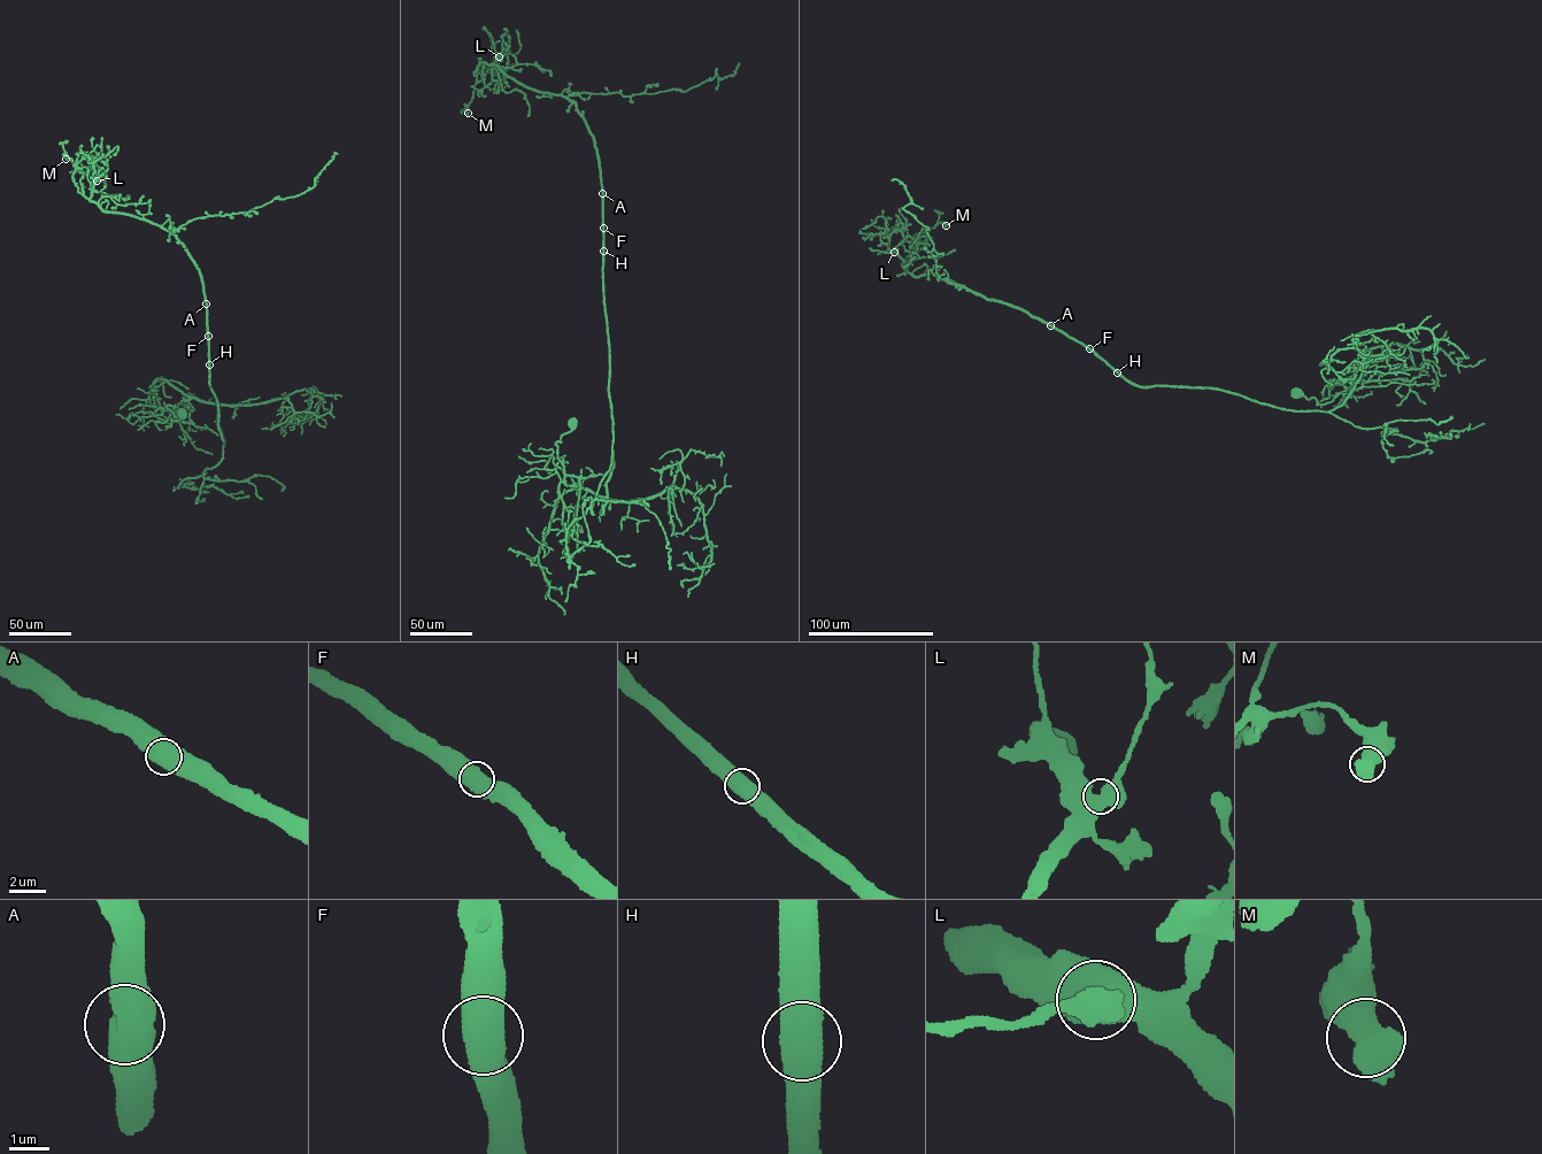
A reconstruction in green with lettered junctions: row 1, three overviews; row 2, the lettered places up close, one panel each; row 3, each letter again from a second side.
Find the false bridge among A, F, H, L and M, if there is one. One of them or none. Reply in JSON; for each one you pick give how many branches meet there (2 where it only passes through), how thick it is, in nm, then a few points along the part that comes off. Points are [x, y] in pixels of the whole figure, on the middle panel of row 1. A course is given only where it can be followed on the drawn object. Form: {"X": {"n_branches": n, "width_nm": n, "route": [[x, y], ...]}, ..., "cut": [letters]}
{"cut": []}

